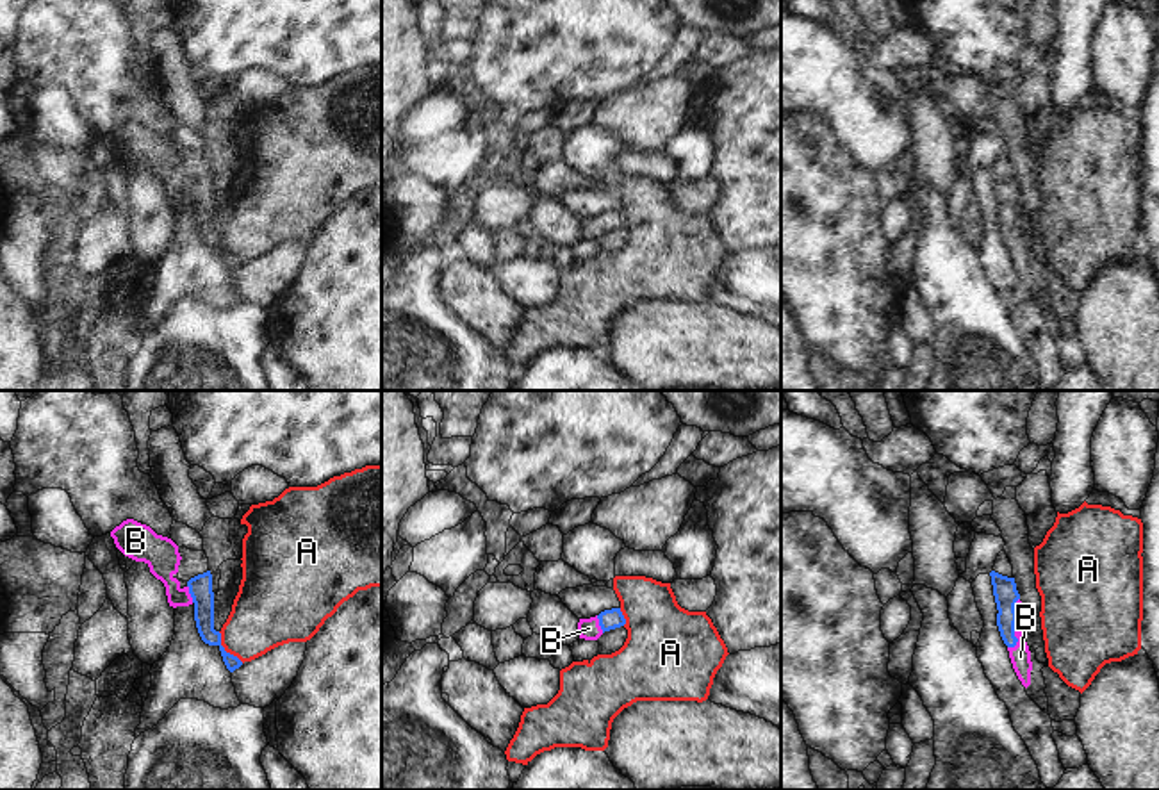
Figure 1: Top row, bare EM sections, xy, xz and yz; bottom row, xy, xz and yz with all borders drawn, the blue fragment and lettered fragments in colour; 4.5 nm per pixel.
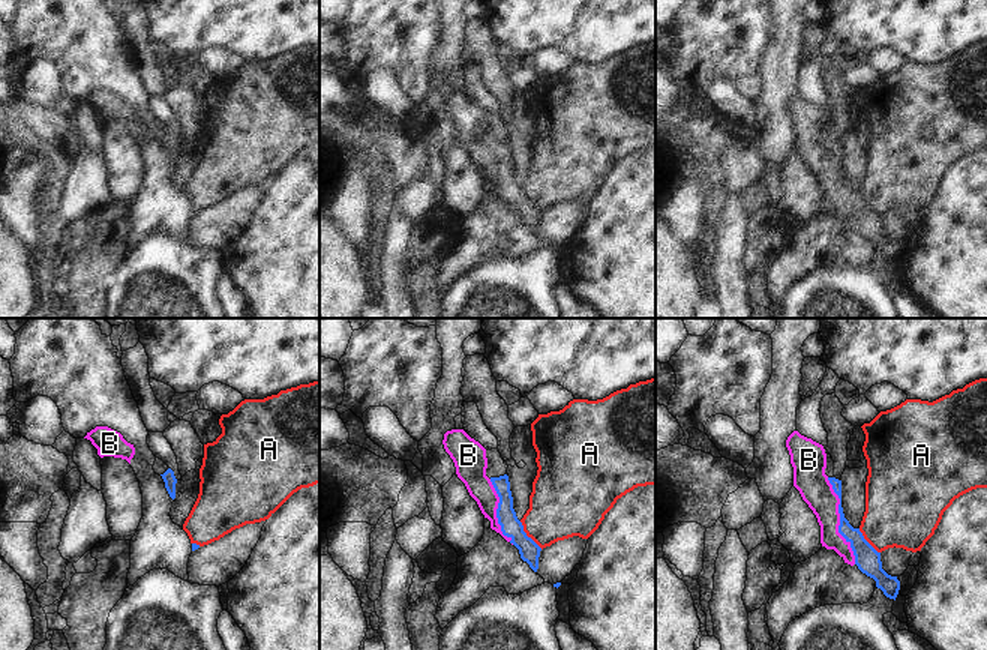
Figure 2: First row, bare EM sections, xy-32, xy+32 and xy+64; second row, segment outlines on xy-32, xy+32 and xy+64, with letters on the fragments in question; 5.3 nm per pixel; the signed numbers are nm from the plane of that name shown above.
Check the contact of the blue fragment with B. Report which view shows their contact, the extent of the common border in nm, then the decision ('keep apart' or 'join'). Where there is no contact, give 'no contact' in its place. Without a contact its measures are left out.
contact in yz; length 240 nm; join

